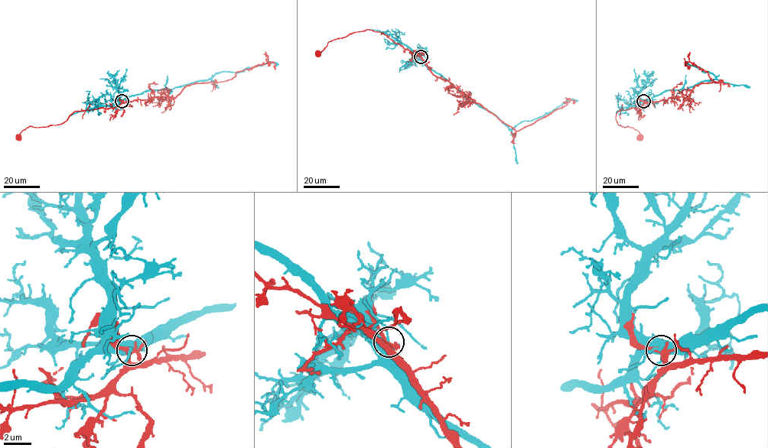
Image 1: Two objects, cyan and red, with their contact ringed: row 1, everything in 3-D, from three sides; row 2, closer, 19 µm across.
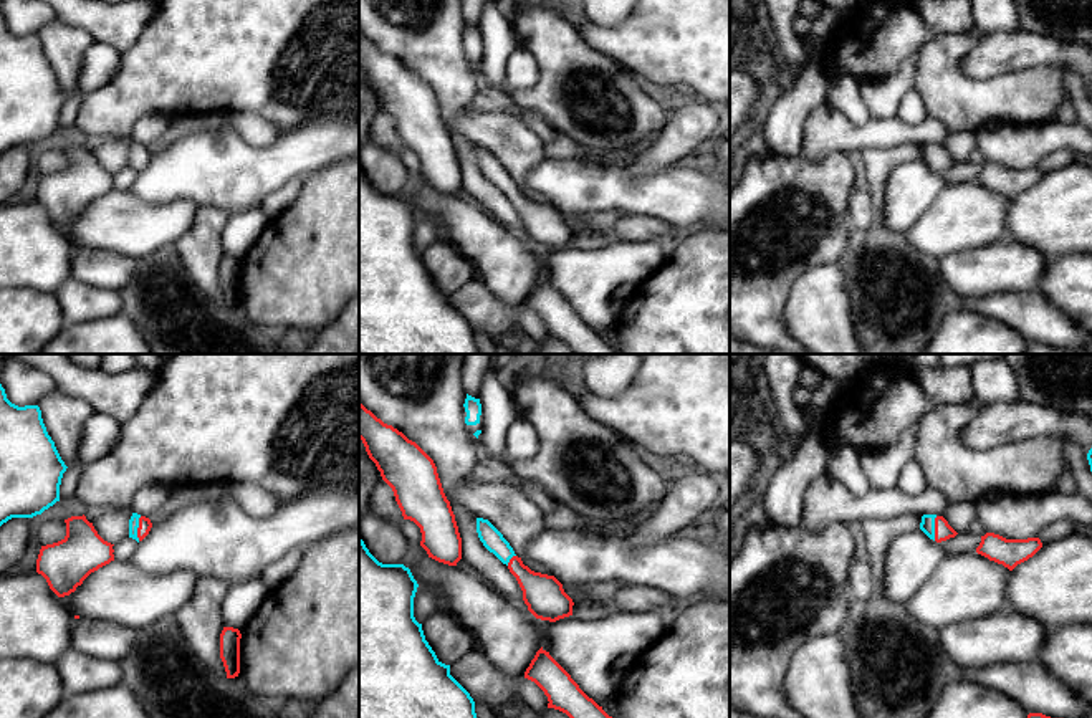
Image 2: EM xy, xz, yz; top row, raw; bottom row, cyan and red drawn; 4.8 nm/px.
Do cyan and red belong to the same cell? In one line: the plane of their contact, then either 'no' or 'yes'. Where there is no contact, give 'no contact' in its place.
xy | no

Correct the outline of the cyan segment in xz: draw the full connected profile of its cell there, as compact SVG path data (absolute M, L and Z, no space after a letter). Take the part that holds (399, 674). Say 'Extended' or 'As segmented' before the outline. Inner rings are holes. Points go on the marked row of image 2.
As segmented. M359 536L359 718L477 718L470 693L450 675L414 617L417 581L404 564L382 564Z

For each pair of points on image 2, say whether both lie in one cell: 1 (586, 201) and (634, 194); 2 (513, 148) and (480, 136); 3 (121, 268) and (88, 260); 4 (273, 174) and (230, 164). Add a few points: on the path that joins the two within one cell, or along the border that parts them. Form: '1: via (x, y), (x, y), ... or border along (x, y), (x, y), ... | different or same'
1: via (598, 194), (622, 194) | same
2: via (505, 139), (502, 136), (488, 136) | same
3: via (113, 268), (96, 267) | same
4: via (263, 172), (240, 172) | same

